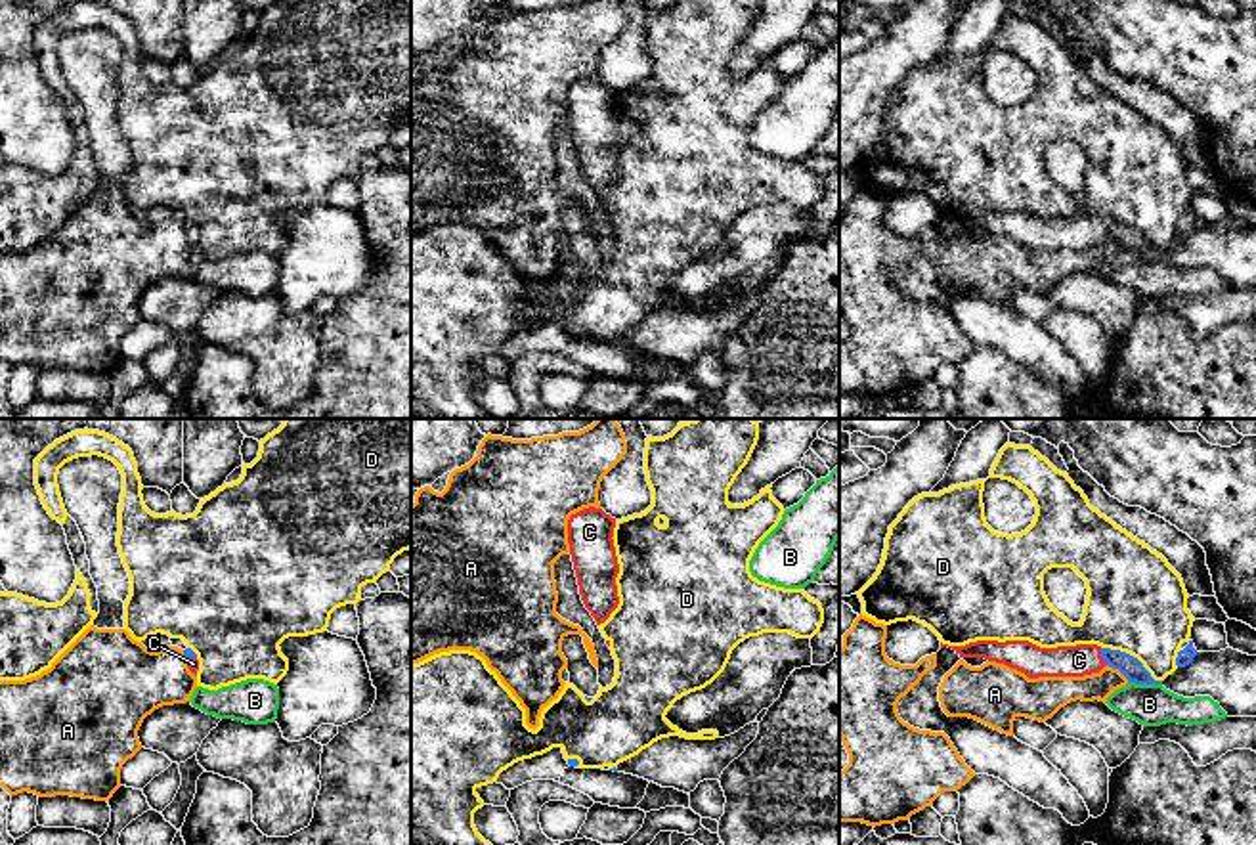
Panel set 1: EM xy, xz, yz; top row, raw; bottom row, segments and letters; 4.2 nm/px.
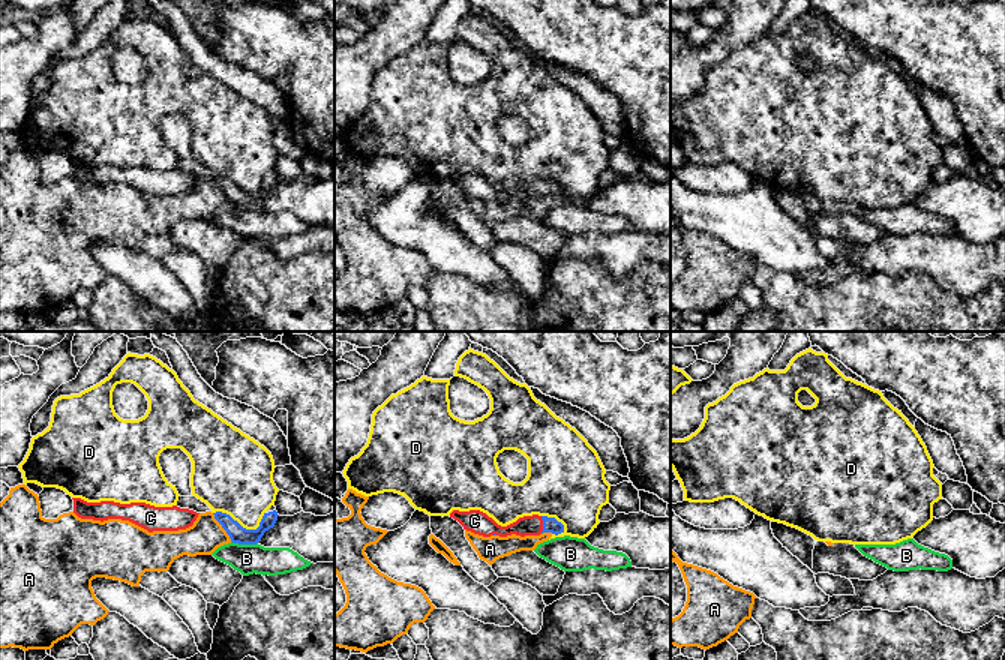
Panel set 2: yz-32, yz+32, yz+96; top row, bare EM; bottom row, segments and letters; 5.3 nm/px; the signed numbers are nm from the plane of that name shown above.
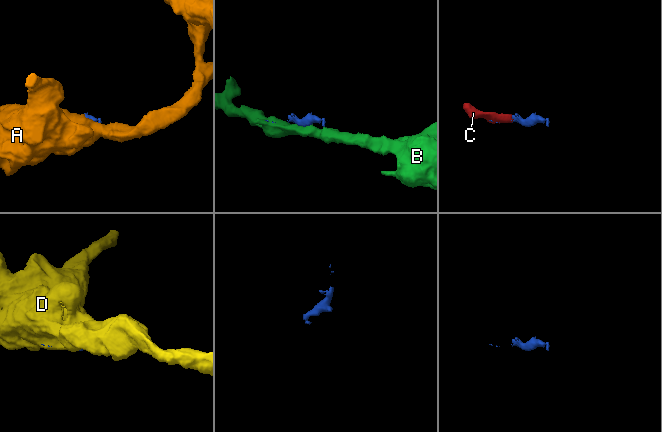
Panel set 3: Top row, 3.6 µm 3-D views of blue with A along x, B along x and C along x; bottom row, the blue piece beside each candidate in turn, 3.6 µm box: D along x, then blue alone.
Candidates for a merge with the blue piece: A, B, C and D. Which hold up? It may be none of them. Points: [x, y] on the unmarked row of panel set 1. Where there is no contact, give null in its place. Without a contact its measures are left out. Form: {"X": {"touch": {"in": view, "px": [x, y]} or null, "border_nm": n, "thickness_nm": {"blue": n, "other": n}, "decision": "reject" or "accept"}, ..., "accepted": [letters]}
{"A": {"touch": {"in": "yz", "px": [1119, 241]}, "border_nm": 120, "thickness_nm": {"blue": 90, "other": 120}, "decision": "reject"}, "B": {"touch": {"in": "yz", "px": [1146, 255]}, "border_nm": 140, "thickness_nm": {"blue": 90, "other": 180}, "decision": "reject"}, "C": {"touch": {"in": "yz", "px": [1102, 228]}, "border_nm": 80, "thickness_nm": {"blue": 90, "other": 130}, "decision": "accept"}, "D": {"touch": {"in": "yz", "px": [1132, 228]}, "border_nm": 300, "thickness_nm": {"blue": 90, "other": 420}, "decision": "reject"}, "accepted": ["C"]}

